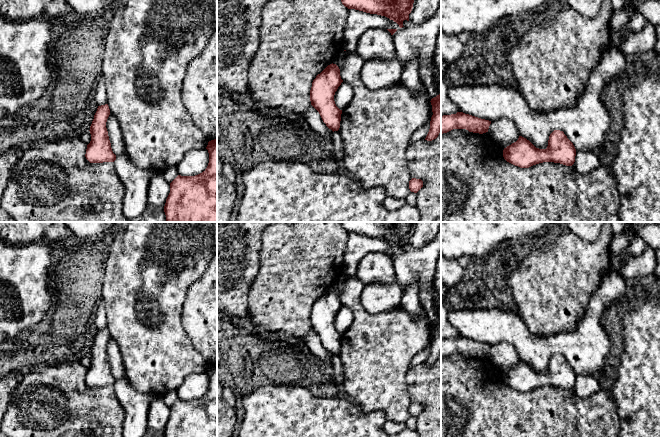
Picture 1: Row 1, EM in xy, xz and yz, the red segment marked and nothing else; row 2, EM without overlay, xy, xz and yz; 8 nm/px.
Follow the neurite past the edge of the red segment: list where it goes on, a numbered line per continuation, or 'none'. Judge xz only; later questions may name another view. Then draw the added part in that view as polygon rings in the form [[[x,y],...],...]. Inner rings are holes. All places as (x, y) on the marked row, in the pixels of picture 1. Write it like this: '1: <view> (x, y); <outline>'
none

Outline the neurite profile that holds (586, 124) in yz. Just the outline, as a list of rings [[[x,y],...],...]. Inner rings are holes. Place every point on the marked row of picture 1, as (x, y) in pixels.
[[[610,47],[601,57],[595,70],[589,75],[583,94],[577,104],[570,109],[561,109],[550,114],[533,111],[523,95],[514,87],[499,85],[463,85],[450,88],[448,97],[459,112],[481,119],[493,121],[500,118],[512,120],[520,136],[529,140],[536,148],[546,149],[550,134],[554,130],[563,131],[576,150],[595,151],[601,147],[613,117],[605,107],[601,95],[612,80],[626,71],[627,57],[617,48]]]

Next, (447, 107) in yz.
[[[445,76],[441,77],[441,116],[456,114],[458,112],[457,107],[450,101],[448,97],[448,86]]]

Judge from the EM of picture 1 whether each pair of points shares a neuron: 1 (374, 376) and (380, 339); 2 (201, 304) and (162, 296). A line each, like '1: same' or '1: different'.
1: same
2: different

